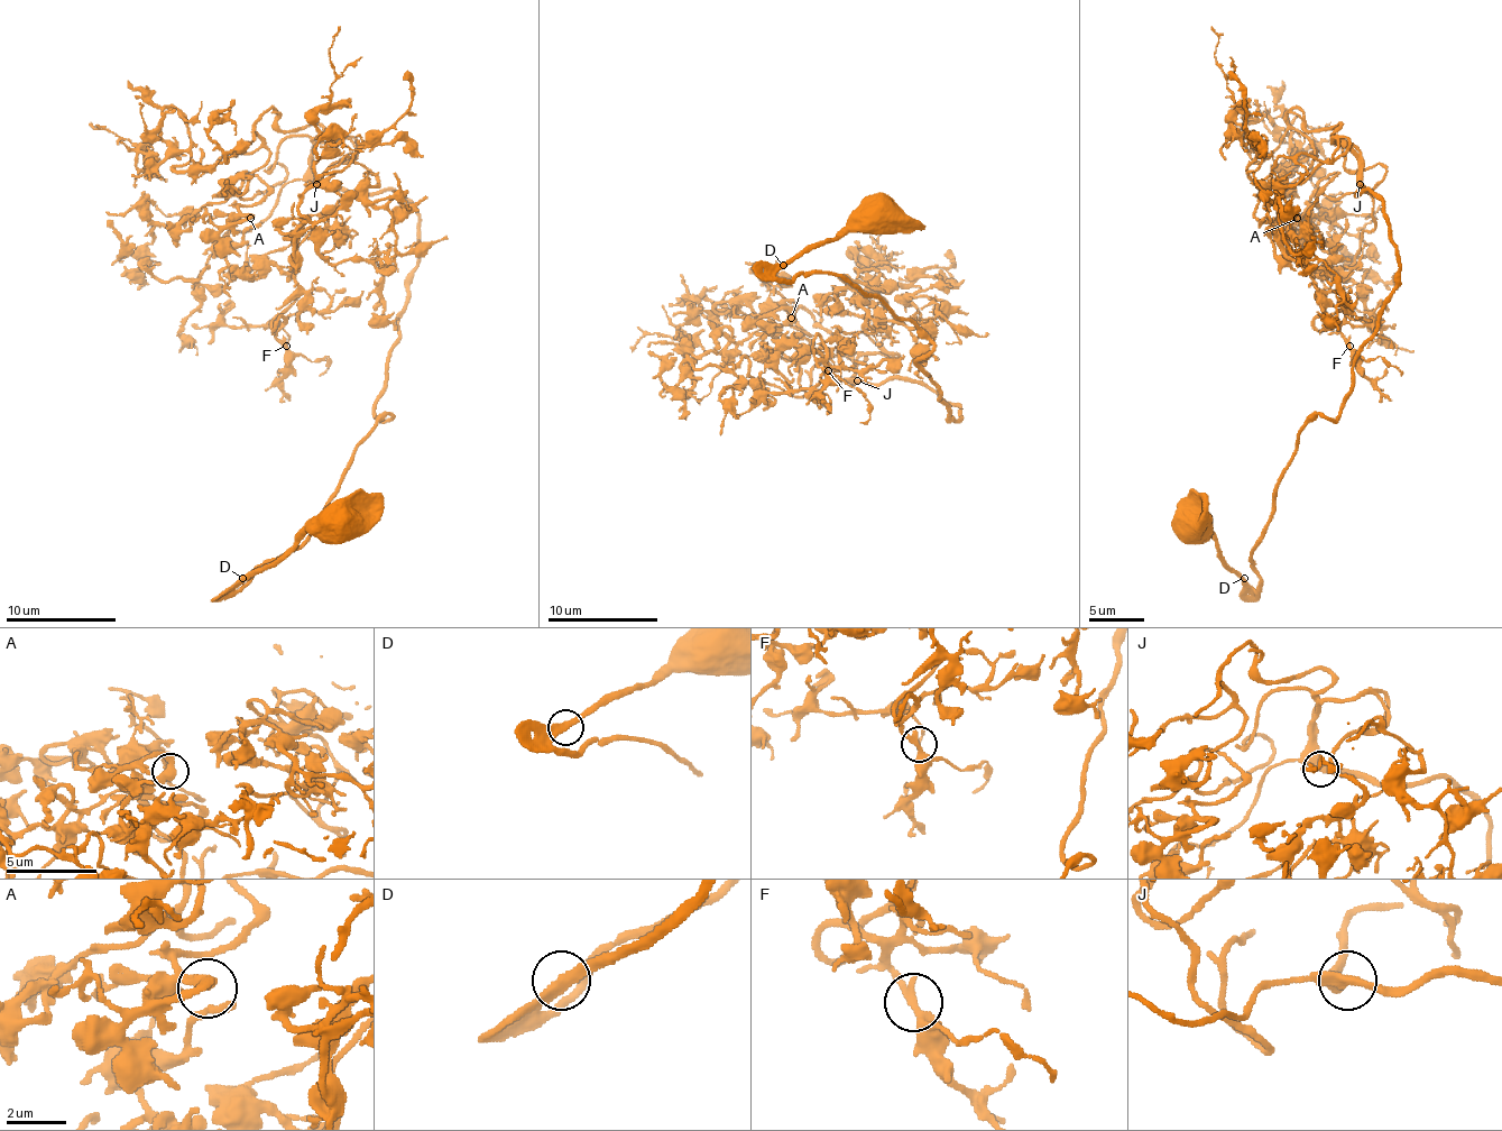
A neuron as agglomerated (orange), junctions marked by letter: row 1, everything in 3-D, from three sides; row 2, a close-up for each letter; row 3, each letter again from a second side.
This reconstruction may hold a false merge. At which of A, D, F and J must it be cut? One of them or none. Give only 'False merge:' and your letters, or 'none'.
False merge: none

